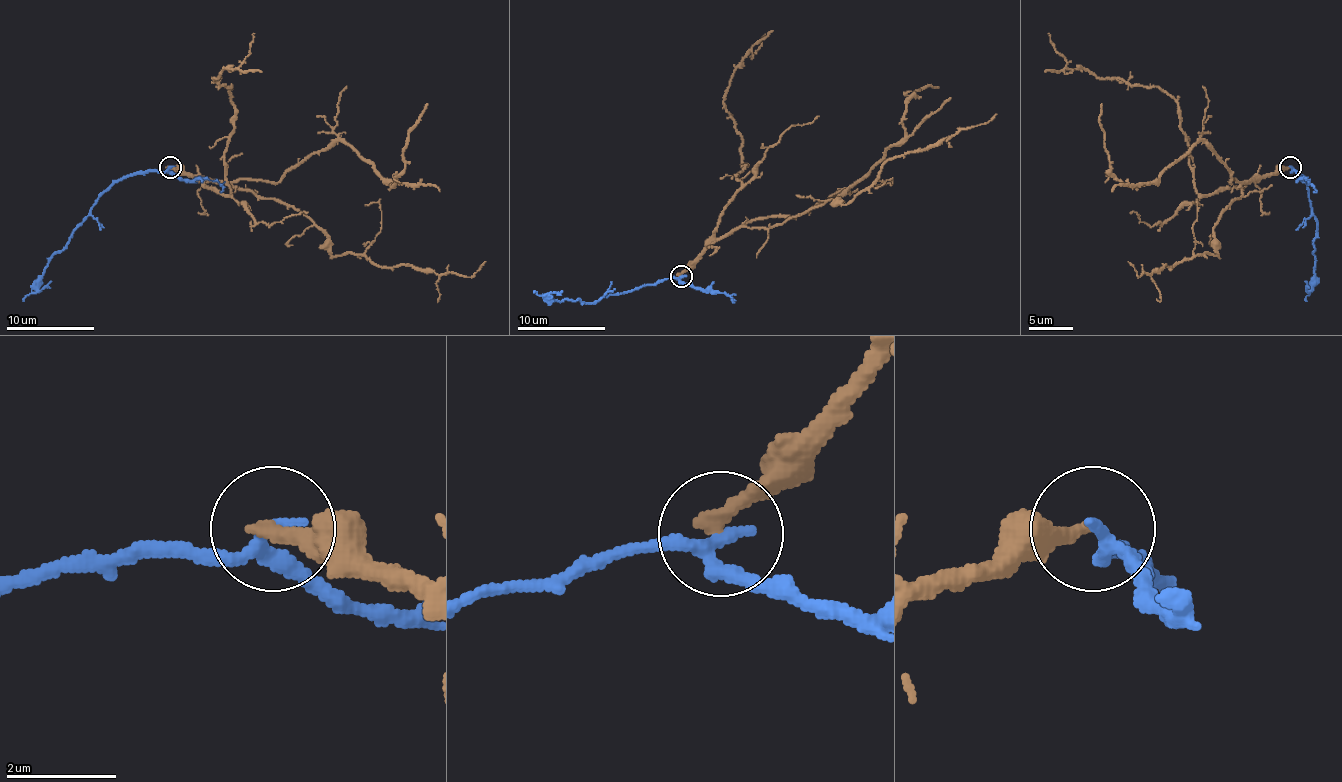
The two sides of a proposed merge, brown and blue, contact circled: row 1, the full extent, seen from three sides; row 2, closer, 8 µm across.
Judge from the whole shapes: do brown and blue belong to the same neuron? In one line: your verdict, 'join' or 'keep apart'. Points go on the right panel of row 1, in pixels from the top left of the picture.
keep apart

